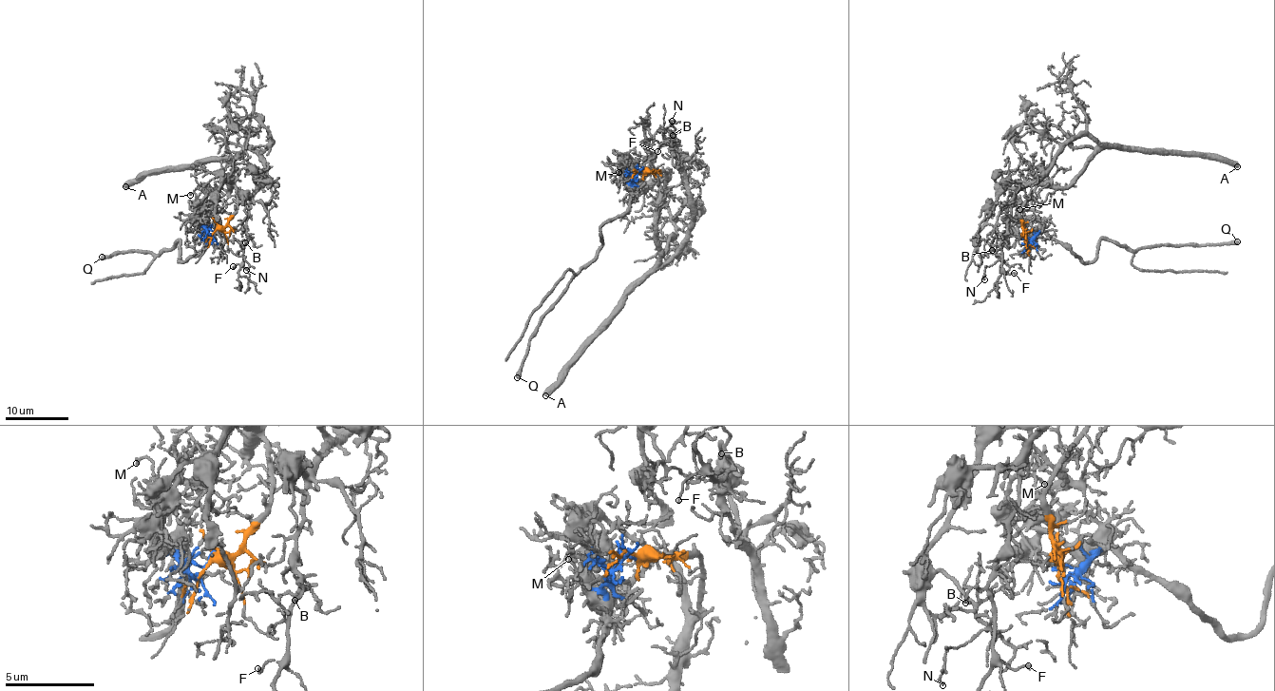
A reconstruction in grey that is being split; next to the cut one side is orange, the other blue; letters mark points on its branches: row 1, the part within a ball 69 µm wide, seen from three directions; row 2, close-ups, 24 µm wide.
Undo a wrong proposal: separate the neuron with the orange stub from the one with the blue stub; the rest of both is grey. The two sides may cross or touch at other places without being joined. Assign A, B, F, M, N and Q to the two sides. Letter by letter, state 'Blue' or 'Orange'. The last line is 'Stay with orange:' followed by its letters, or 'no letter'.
A: Orange
B: Orange
F: Orange
M: Blue
N: Orange
Q: Blue
Stay with orange: A, B, F, N

